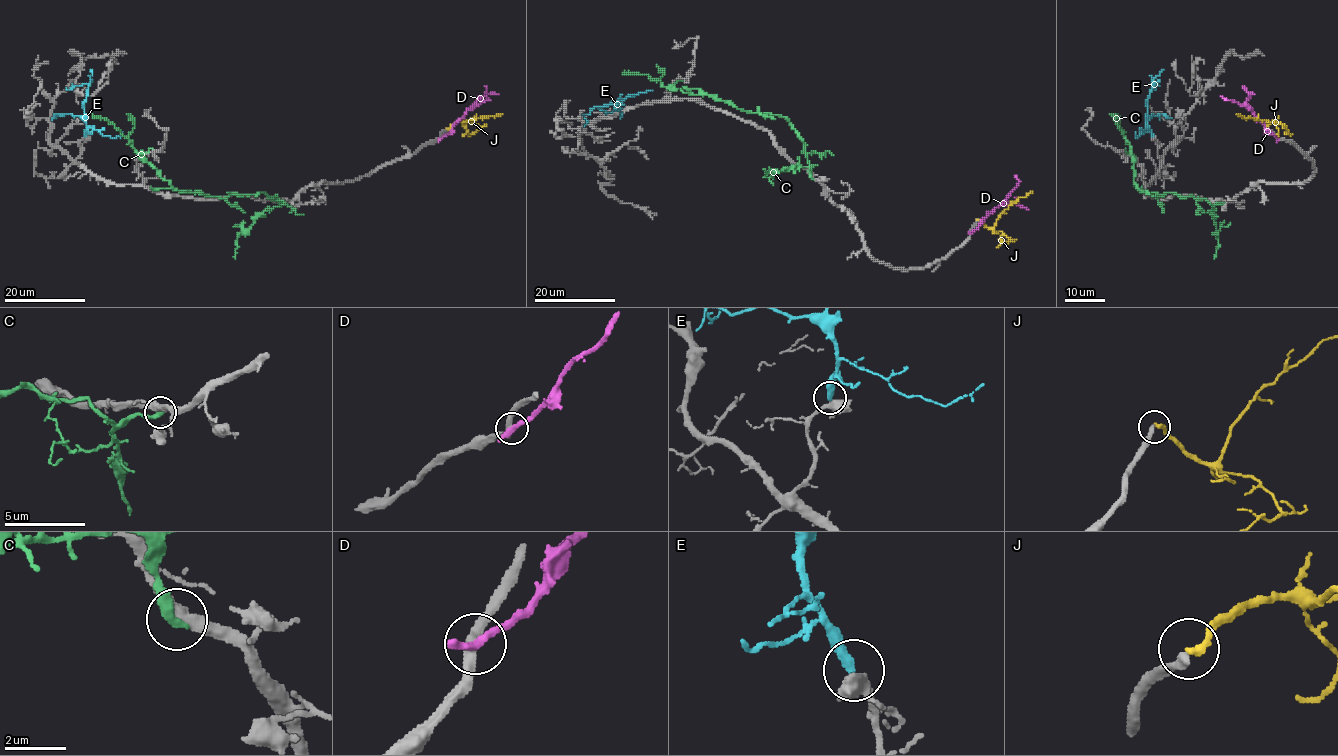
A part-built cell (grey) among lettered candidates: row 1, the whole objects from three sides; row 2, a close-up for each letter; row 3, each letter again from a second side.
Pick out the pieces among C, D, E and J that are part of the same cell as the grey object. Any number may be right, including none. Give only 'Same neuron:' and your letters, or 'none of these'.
Same neuron: none of these

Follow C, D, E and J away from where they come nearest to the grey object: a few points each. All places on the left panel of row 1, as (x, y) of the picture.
C: (283, 202), (280, 205), (274, 196), (264, 193), (219, 198), (180, 192), (139, 157), (117, 127), (93, 114)
D: (440, 137), (469, 108), (488, 99), (485, 95)
E: (85, 136), (84, 101), (88, 85), (67, 88)
J: (447, 128), (455, 122), (503, 114)

